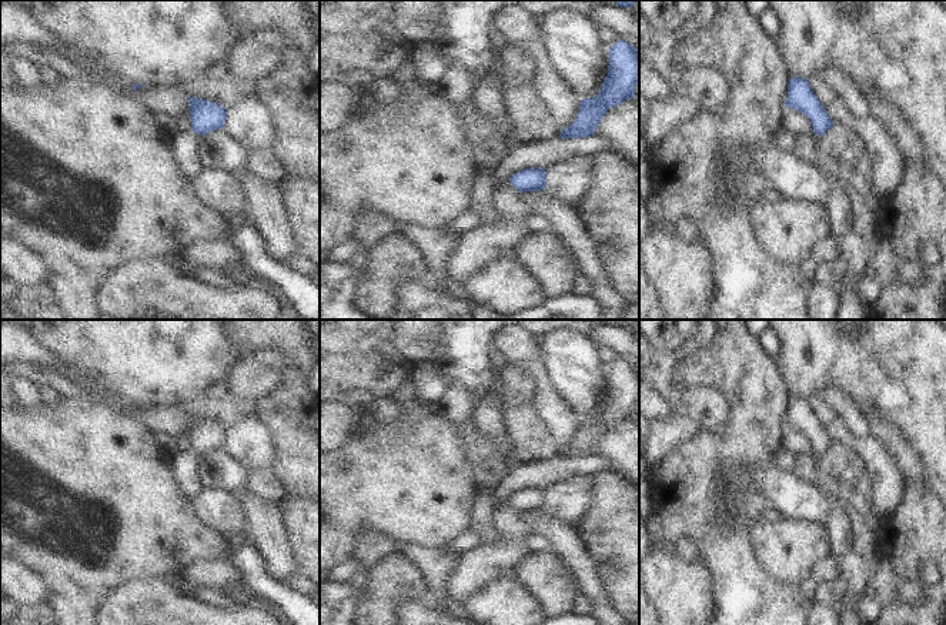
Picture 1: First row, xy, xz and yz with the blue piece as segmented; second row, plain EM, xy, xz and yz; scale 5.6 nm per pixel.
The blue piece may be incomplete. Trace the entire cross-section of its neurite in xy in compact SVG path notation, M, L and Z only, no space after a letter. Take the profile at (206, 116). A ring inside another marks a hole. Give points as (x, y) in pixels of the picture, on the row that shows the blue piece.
M188 98L191 128L185 133L173 133L176 157L183 171L195 181L204 173L200 154L200 140L204 134L224 127L227 108L208 100Z

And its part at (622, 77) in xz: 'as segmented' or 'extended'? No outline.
as segmented

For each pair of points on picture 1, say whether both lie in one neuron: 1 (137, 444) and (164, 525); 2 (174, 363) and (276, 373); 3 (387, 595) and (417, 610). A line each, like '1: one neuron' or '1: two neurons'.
1: one neuron
2: two neurons
3: two neurons

